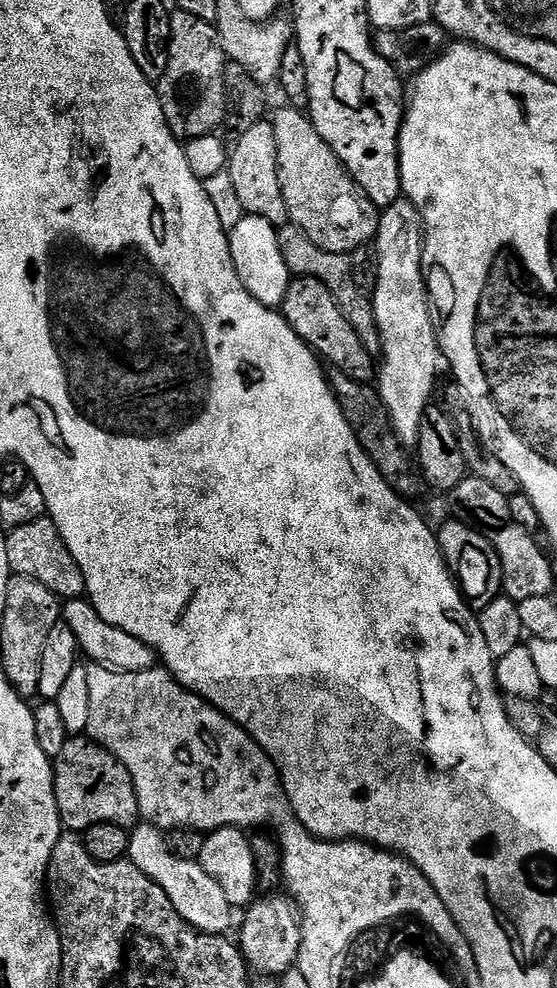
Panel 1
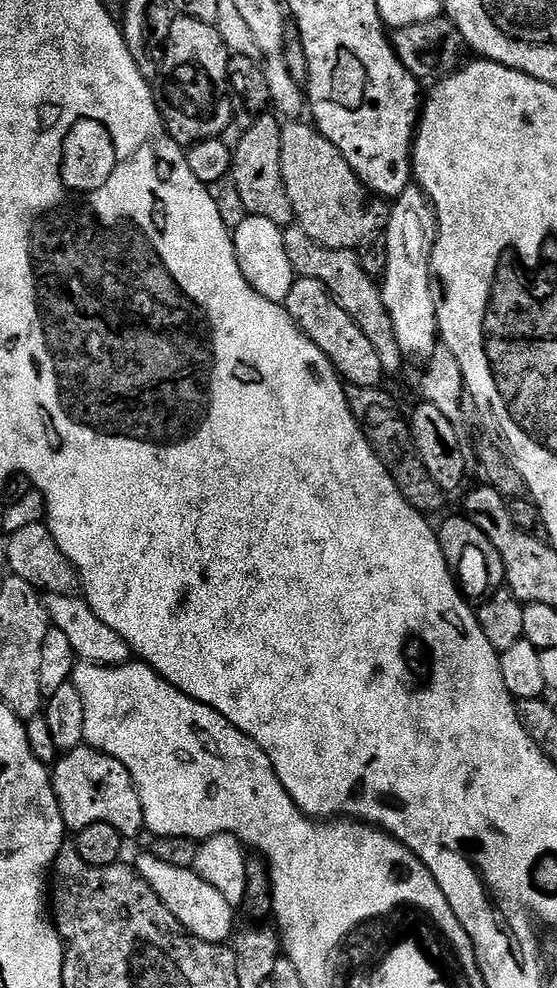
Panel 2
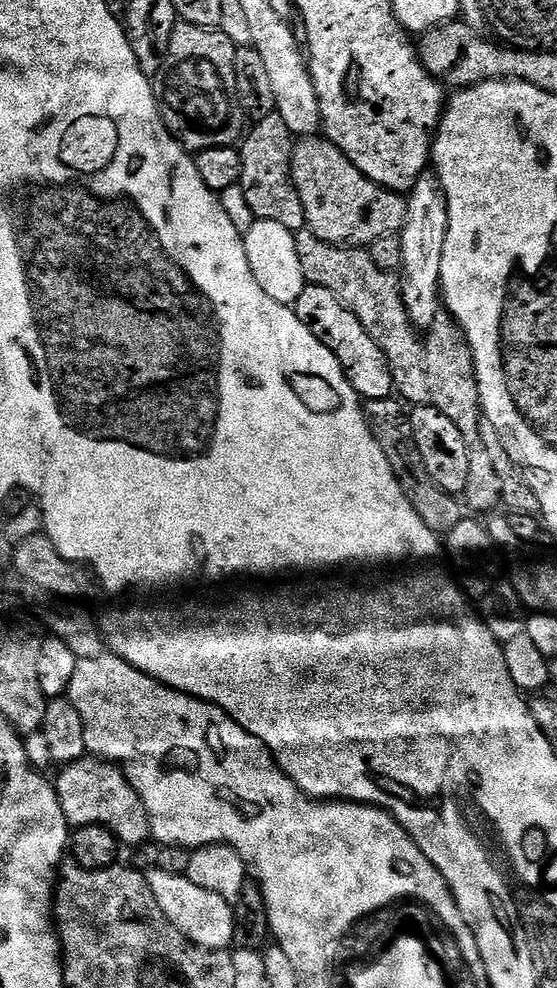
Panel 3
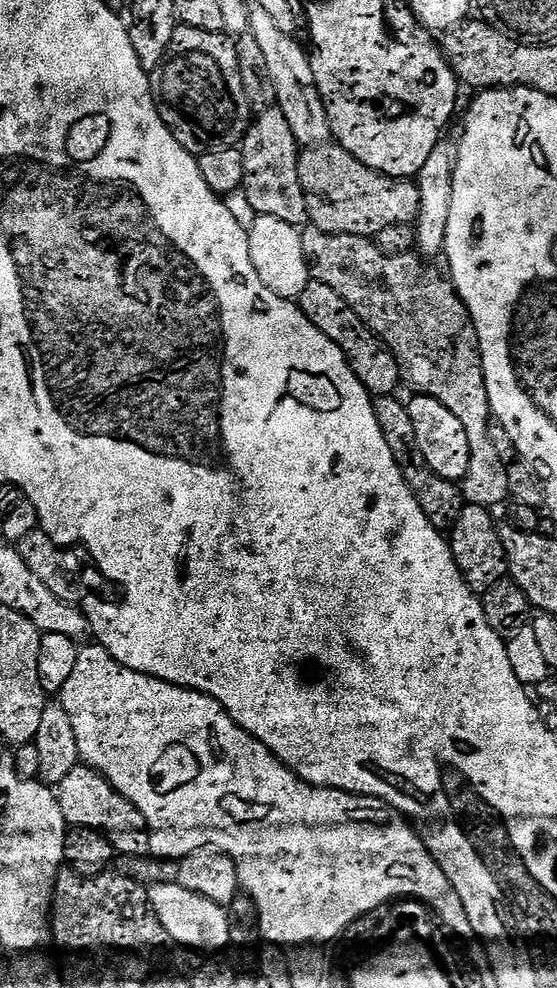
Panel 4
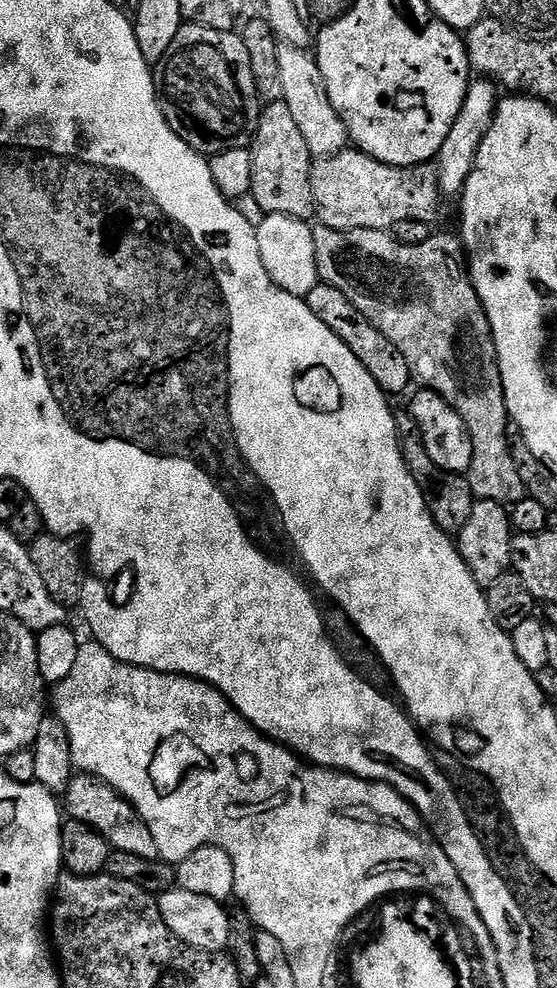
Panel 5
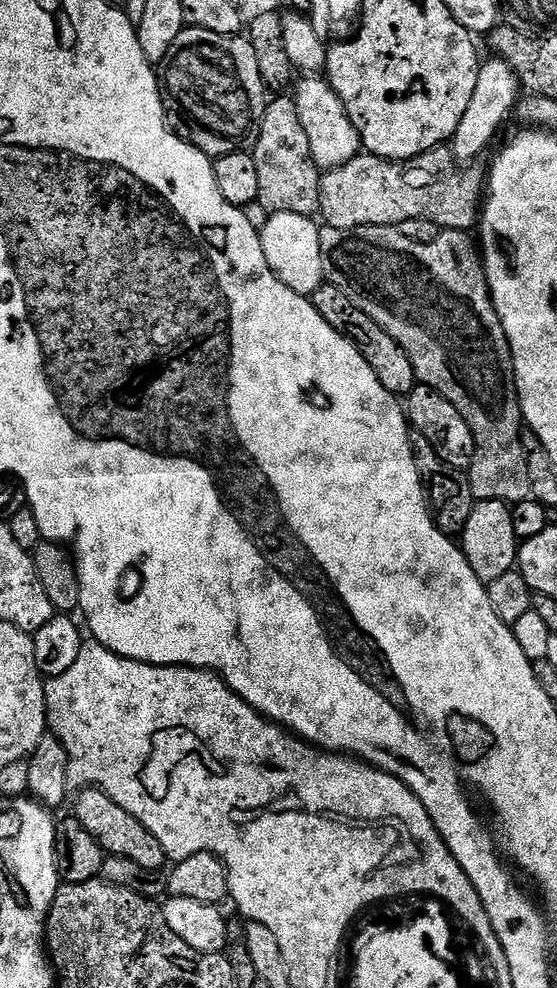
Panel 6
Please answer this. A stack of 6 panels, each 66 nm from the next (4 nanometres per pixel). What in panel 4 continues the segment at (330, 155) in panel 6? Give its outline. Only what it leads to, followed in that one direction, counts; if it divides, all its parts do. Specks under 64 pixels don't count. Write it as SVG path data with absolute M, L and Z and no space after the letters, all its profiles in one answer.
M259 6L251 9L250 35L258 38L258 46L266 54L266 66L270 66L270 78L274 81L276 91L276 107L286 114L286 122L290 122L290 130L294 130L294 138L301 146L319 146L332 140L332 127L326 114L326 106L322 102L320 92L314 82L314 70L309 53L295 39L295 35L278 30L274 18L266 14Z

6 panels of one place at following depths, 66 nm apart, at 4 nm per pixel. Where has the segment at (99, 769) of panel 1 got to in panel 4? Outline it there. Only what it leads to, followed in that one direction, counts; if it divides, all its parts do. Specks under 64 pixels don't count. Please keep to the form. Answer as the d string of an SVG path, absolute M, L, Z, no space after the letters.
M79 766L70 770L70 774L58 786L58 799L65 825L97 828L108 837L120 856L147 856L151 853L146 818L127 798L116 791L116 787L106 777L95 772L93 768Z

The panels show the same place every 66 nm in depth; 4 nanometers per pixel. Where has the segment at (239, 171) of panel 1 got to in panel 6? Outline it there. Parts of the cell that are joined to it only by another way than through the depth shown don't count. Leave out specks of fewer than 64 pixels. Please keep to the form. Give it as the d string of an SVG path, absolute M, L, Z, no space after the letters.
M280 94L272 99L267 101L264 109L254 149L258 166L258 203L269 214L289 212L315 217L320 211L322 172L316 167L314 154L310 154L310 138L306 138L306 130L302 130L302 122L298 122L295 99L288 94Z

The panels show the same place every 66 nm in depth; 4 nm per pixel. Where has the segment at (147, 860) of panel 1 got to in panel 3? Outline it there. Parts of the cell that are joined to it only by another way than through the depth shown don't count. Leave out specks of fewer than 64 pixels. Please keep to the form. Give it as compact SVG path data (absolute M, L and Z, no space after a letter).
M156 868L147 873L150 890L154 890L154 902L162 906L162 914L190 942L203 948L229 947L236 938L236 913L233 905L226 903L218 894L210 894L210 890L202 890L202 886L194 886L187 875L176 872L163 872Z

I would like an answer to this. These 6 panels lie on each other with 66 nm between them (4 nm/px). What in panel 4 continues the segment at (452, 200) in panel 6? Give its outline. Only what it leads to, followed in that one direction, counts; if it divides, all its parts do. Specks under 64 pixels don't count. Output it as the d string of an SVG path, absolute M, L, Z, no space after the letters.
M335 142L305 147L298 178L302 178L311 227L323 232L374 238L386 226L412 224L420 213L420 189L412 180L395 180L370 170Z

